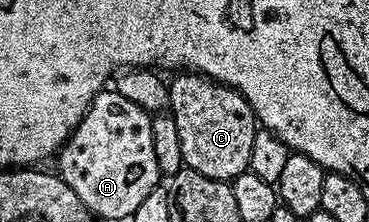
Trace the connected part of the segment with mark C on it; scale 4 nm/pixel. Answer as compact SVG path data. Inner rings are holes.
M177 74L169 84L169 106L175 127L179 129L179 146L183 146L184 167L199 170L207 178L232 182L236 176L250 171L251 148L259 129L251 106L233 88L200 74Z

